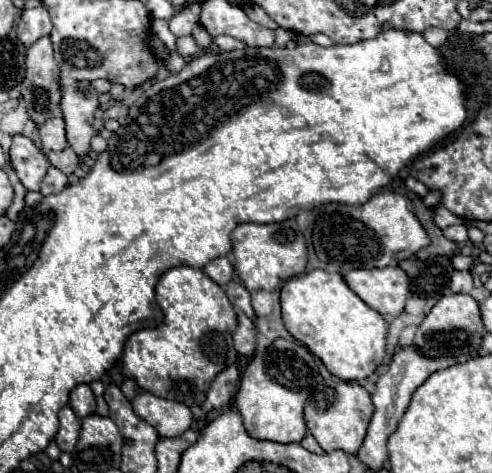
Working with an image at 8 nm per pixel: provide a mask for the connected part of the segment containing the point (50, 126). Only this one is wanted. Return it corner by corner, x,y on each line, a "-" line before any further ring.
61,117
47,119
47,123
43,123
43,127
39,127
39,137
47,151
63,151
67,147
63,119

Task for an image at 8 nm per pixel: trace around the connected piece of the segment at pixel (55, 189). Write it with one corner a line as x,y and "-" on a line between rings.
49,165
47,173
45,173
45,177
43,177
43,183
41,183
39,193
41,193
41,195
59,193
65,185
67,185
67,175
63,175
63,171
59,171
57,167
51,167
51,165

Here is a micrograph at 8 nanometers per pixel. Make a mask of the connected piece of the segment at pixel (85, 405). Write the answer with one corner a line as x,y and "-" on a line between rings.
79,385
71,391
71,399
69,399
69,407
75,411
75,415
79,415
81,419
95,413
95,395
89,389
89,385

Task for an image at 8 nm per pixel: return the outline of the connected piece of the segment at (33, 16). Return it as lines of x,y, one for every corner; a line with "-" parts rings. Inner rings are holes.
43,7
23,11
21,21
17,25
17,35
25,47
31,47
39,37
49,33
51,33
51,19

